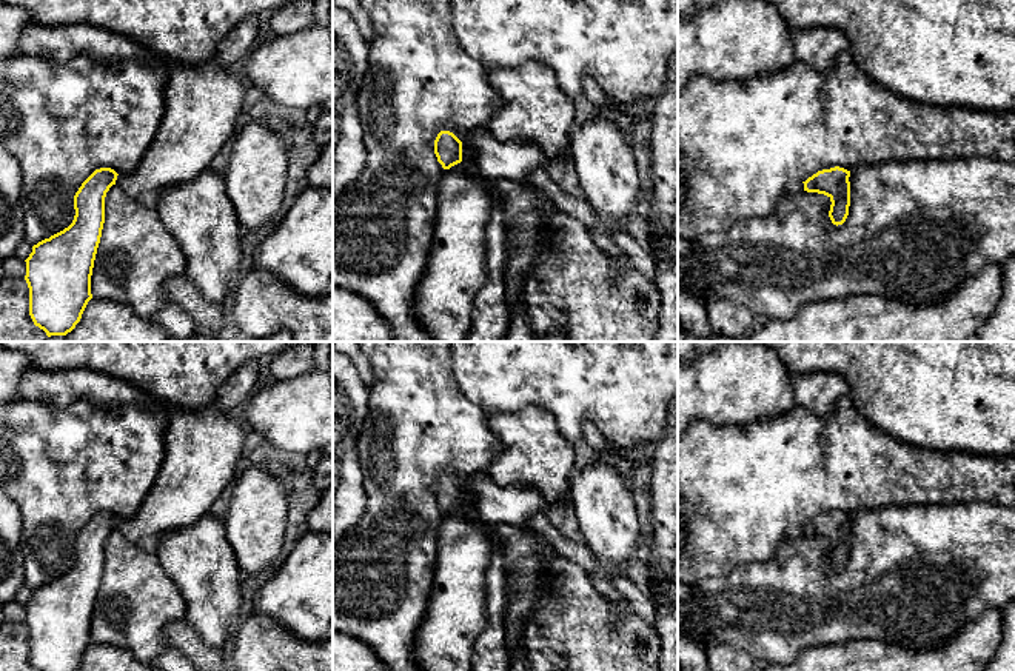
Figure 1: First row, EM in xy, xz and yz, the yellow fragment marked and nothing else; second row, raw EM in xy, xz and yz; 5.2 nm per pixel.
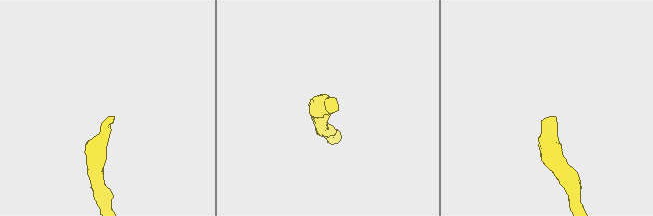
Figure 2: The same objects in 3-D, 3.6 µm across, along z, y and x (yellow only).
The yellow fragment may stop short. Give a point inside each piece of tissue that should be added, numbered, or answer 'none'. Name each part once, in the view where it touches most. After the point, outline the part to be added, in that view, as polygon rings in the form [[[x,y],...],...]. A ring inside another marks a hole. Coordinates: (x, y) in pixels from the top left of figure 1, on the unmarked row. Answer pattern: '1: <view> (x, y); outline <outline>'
1: xz (481, 497); outline [[[484,471],[462,488],[462,506],[467,514],[488,525],[527,528],[527,520],[536,512],[547,512],[548,505],[536,489],[521,486],[501,488]]]

